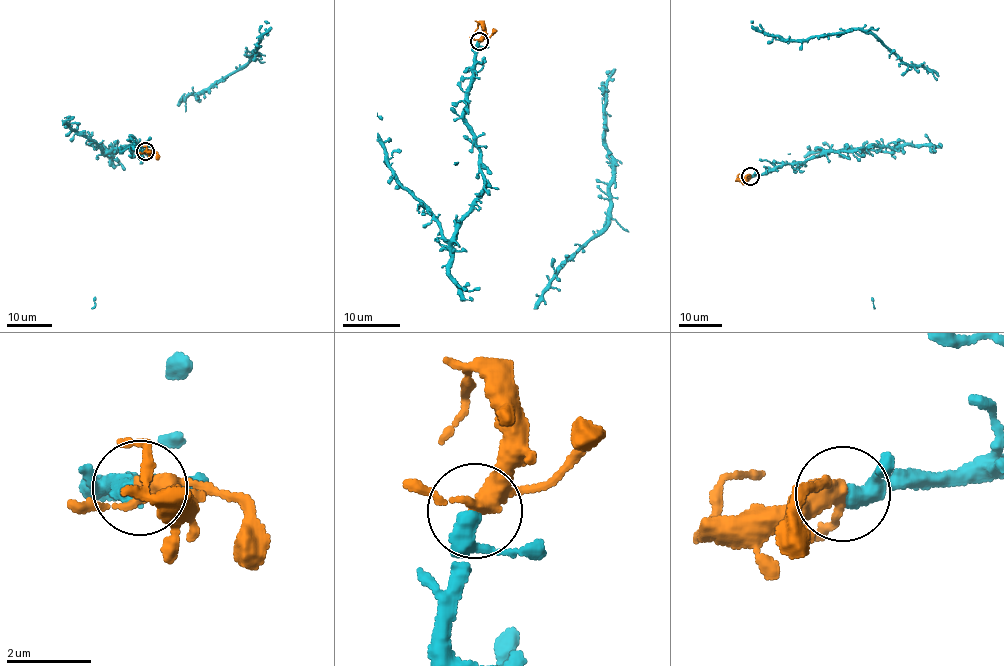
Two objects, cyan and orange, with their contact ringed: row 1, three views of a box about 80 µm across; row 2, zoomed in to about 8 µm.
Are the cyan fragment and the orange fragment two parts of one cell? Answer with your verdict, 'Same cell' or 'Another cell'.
Same cell

